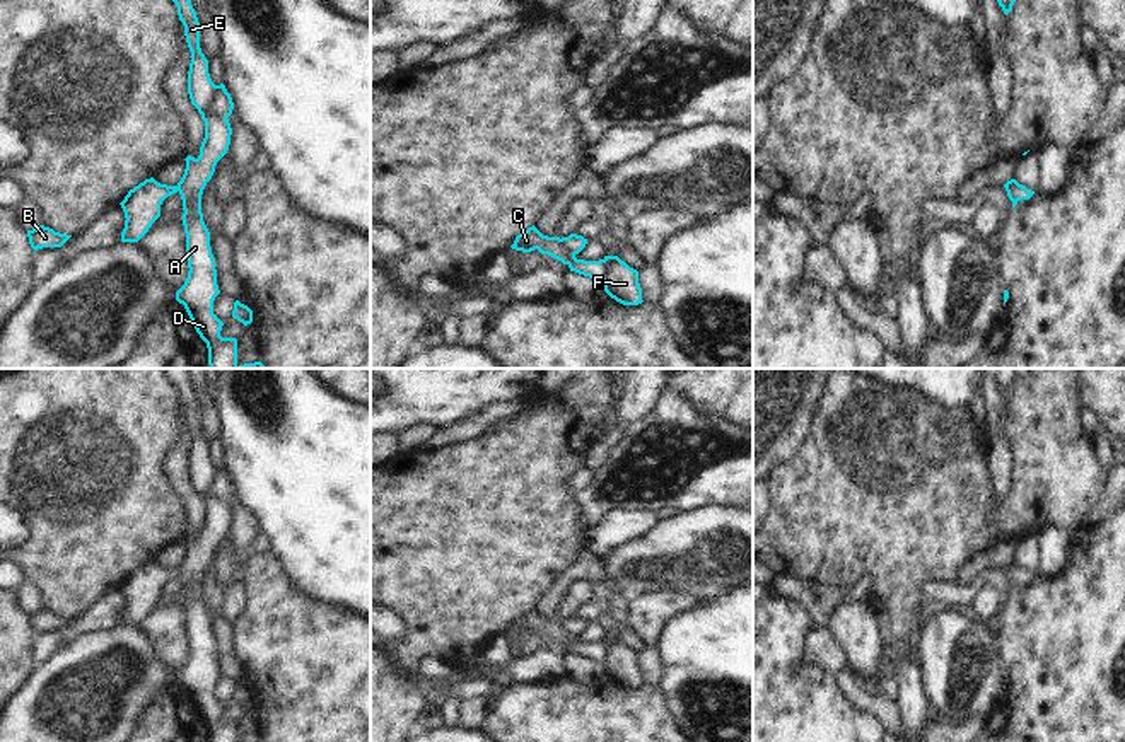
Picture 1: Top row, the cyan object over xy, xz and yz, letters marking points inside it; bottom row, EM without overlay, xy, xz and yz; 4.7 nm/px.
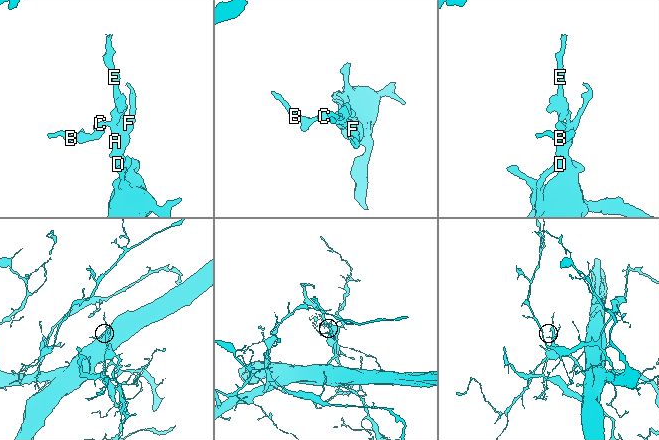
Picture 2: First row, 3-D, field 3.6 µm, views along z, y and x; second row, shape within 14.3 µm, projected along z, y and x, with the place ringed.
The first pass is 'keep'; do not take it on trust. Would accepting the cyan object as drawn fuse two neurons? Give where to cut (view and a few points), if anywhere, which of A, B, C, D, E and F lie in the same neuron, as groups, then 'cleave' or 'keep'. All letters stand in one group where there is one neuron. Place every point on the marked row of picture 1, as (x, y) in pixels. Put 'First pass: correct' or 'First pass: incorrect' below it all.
cut in xy along (217, 86), (209, 103), (209, 111), (227, 116); A D E F / B C; cleave
First pass: incorrect

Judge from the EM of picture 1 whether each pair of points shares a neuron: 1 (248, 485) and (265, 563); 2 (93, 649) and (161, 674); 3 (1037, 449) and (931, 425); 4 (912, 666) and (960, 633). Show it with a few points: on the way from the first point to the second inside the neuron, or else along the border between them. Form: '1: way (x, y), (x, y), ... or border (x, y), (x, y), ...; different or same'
1: border (262, 543), (275, 555), (287, 575); different
2: way (110, 647), (123, 643), (144, 659); same
3: way (1028, 497), (999, 526), (987, 526), (934, 473); same
4: border (914, 647), (920, 664), (920, 688), (929, 700); different

